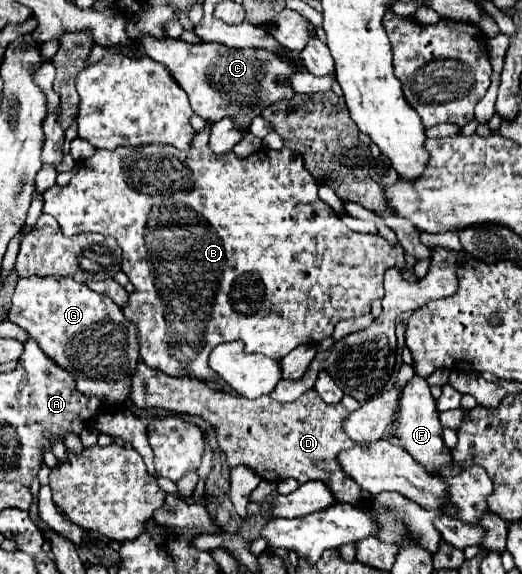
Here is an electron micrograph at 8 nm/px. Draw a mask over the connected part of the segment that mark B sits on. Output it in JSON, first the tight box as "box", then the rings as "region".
{"box":[44,126,406,384],"region":[[[206,126],[206,130],[202,132],[196,132],[194,146],[188,152],[176,150],[174,146],[166,146],[166,144],[136,146],[136,148],[120,146],[116,150],[96,150],[92,158],[82,160],[78,164],[78,172],[68,186],[54,186],[44,192],[44,212],[58,220],[60,230],[66,236],[74,236],[80,232],[100,232],[106,236],[114,236],[118,240],[122,248],[122,272],[130,278],[130,282],[136,288],[130,294],[128,306],[124,308],[124,316],[138,328],[140,356],[148,366],[158,368],[170,376],[192,376],[198,380],[216,380],[224,384],[208,366],[208,356],[214,346],[222,342],[242,340],[248,352],[260,352],[264,356],[278,360],[300,344],[318,344],[332,336],[332,330],[338,320],[368,314],[372,300],[384,296],[384,288],[382,288],[384,270],[400,264],[404,266],[406,262],[404,262],[402,248],[390,246],[378,234],[342,232],[340,216],[336,216],[336,212],[318,198],[318,184],[304,168],[300,154],[288,148],[278,151],[261,148],[248,158],[238,158],[234,152],[212,154],[208,150],[208,136],[210,136],[208,132],[210,132],[210,126]]]}

